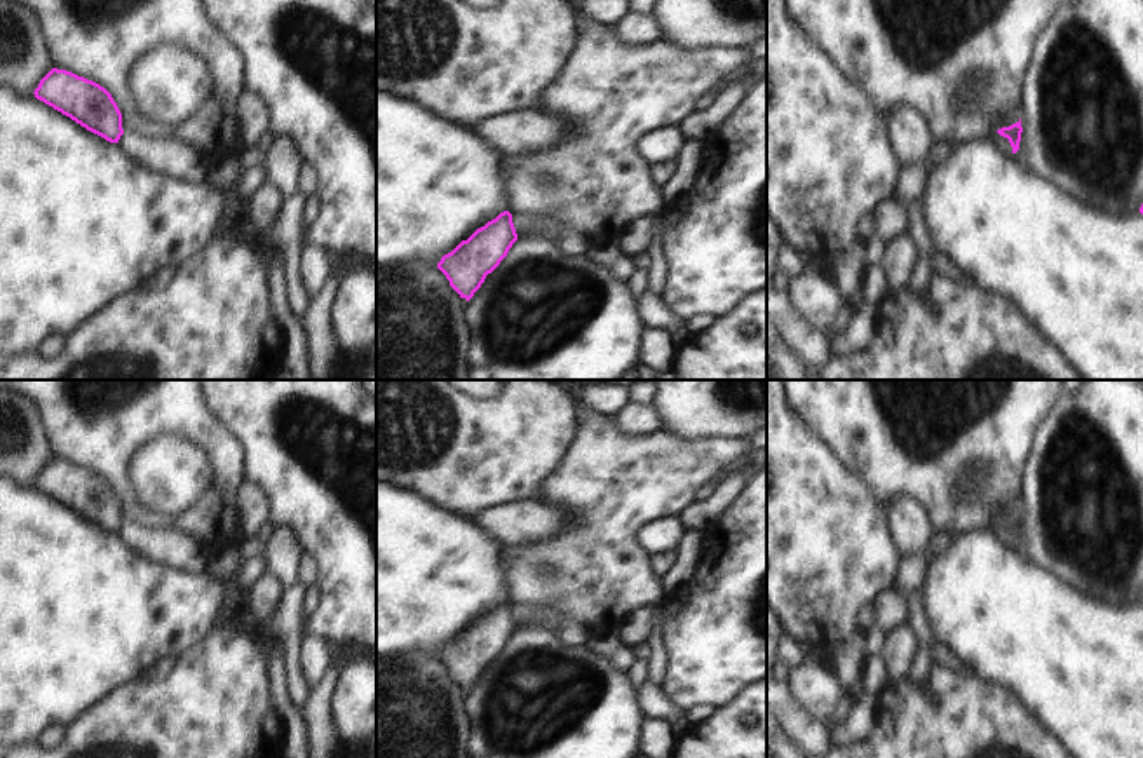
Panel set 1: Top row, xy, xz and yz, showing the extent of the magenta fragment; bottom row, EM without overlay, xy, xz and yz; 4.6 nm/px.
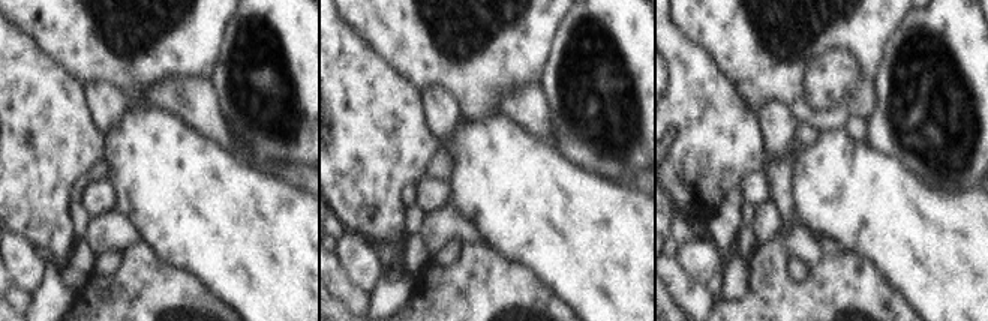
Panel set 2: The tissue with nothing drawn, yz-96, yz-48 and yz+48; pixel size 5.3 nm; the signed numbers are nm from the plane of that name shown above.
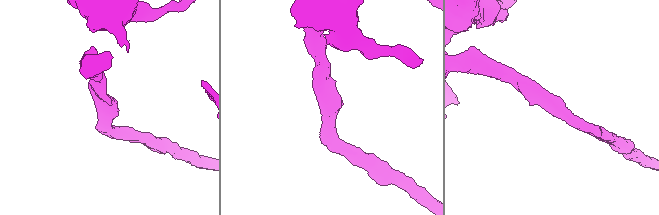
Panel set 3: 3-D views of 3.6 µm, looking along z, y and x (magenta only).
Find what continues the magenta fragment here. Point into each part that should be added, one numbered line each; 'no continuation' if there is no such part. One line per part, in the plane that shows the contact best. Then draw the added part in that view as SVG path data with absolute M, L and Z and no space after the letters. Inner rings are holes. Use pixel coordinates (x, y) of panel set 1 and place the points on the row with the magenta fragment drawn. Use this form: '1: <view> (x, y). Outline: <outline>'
no continuation

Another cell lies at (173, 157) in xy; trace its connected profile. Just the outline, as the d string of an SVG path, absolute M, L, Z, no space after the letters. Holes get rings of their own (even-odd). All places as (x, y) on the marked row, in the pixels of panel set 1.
M124 132L118 139L118 146L150 171L193 185L206 181L207 160L183 139L155 139Z

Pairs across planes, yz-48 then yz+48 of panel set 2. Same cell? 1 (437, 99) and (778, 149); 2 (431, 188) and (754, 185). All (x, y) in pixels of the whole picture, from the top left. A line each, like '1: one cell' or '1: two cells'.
1: one cell
2: one cell

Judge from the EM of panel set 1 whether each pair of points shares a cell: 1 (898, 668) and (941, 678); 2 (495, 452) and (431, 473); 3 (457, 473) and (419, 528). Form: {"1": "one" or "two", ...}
{"1": "two", "2": "one", "3": "two"}

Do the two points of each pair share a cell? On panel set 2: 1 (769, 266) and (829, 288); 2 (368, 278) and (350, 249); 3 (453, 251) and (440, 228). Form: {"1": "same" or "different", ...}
{"1": "same", "2": "same", "3": "different"}

